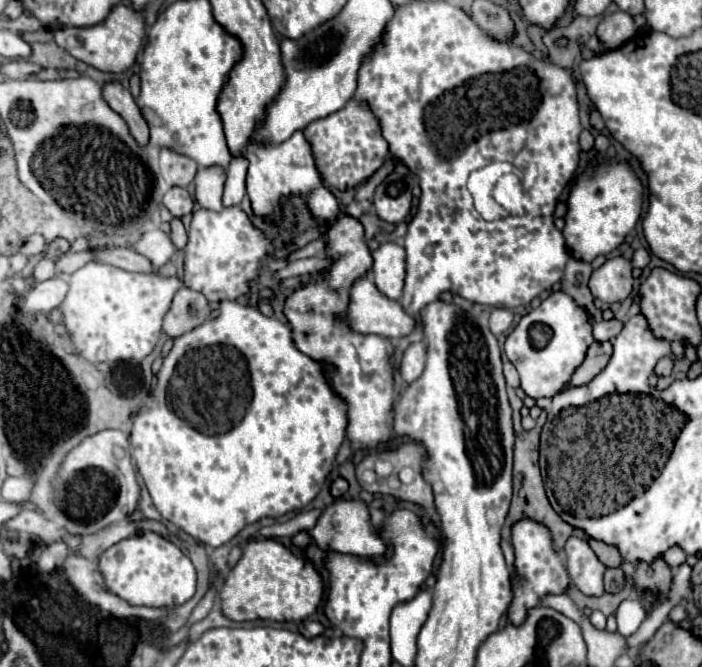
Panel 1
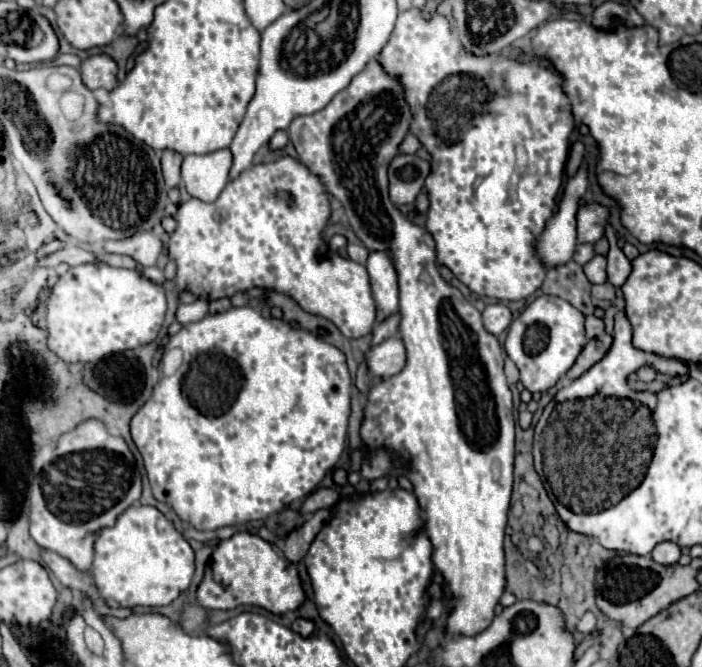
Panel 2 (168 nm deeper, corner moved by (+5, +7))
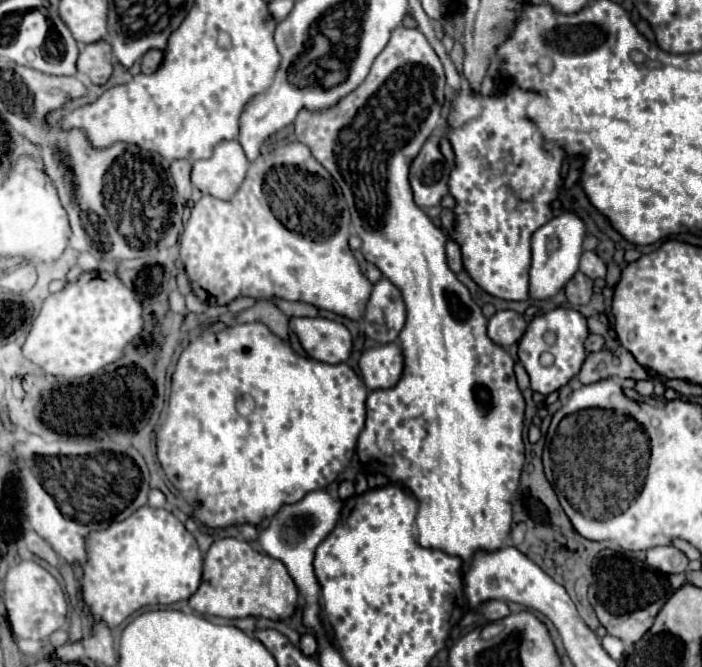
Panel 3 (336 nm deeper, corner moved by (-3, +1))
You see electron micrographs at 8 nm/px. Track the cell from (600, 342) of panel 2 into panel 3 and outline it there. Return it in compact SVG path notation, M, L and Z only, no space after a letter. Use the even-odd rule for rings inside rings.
M623 346L615 350L603 348L599 352L587 354L583 368L577 374L581 384L593 384L593 382L599 382L603 378L613 378L613 376L633 378L633 380L649 378L647 370L639 366L633 354L629 354L629 350L625 350Z

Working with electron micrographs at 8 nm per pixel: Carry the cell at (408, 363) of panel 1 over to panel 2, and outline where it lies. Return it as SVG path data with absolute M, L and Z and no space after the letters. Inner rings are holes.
M391 336L389 340L383 340L381 344L371 346L365 352L365 360L373 376L377 378L395 376L405 366L405 346L401 338Z

